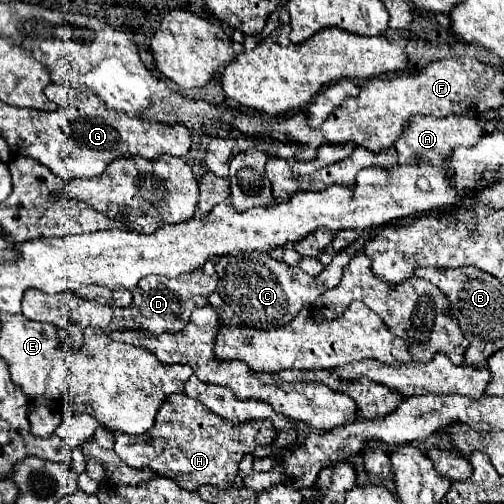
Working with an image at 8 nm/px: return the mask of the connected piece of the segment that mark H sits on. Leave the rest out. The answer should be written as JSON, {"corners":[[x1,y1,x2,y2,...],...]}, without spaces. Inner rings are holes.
{"corners":[[172,394,164,400,156,414,156,422,148,434,132,438,132,434,114,432,114,452,132,468,148,468,164,478,174,478,184,490,198,490,202,484,226,490,234,484,242,456,252,454,258,446,272,446,276,430,270,420,252,420,244,424,224,422,200,402,186,394]]}

